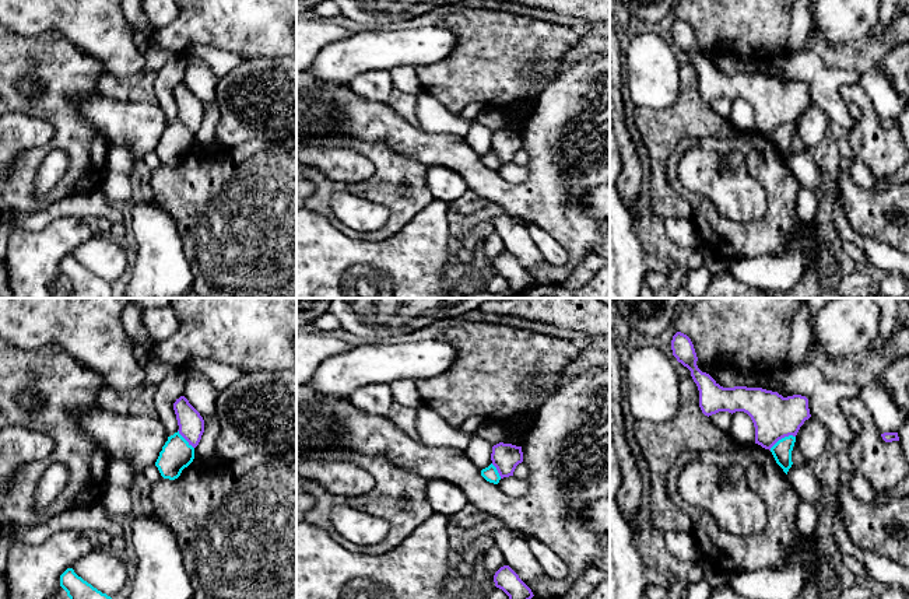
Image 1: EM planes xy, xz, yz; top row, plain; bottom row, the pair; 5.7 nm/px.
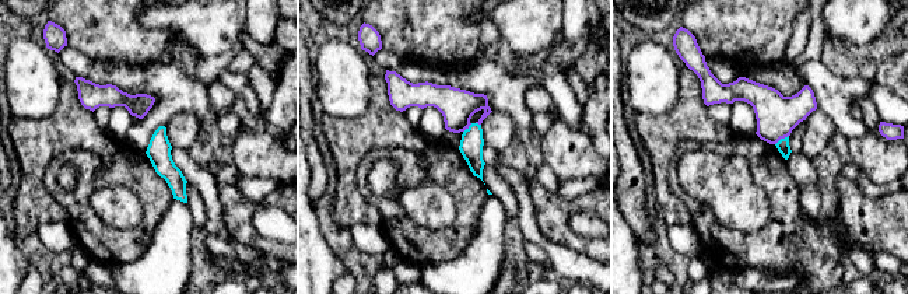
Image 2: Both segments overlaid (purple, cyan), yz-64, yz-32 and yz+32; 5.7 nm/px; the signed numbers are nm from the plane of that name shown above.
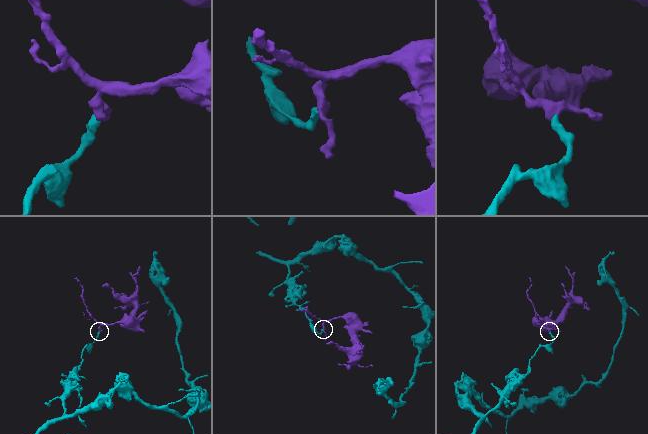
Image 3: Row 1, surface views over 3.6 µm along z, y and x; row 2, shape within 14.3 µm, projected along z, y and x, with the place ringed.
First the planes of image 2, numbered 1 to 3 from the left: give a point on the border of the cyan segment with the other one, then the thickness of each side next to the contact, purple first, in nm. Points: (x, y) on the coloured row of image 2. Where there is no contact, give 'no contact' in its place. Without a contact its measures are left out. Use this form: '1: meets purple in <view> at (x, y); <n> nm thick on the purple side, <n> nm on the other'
1: no contact
2: meets purple in yz-32 at (467, 128); 200 nm thick on the purple side, 130 nm on the other
3: meets purple in yz+32 at (781, 137); 240 nm thick on the purple side, 70 nm on the other

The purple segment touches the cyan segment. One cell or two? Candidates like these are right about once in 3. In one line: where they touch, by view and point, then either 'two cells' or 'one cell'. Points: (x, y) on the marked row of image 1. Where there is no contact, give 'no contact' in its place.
yz (782, 437) | two cells

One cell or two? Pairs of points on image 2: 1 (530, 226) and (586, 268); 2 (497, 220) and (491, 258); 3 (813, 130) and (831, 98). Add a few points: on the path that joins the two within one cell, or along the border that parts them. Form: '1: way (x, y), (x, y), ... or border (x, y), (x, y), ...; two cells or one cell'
1: way (542, 241), (571, 265); one cell
2: way (491, 230), (491, 248); one cell
3: border (817, 108), (831, 121), (837, 130); two cells

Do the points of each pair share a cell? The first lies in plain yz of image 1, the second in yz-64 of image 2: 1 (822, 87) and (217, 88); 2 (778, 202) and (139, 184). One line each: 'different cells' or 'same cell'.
1: different cells
2: same cell

